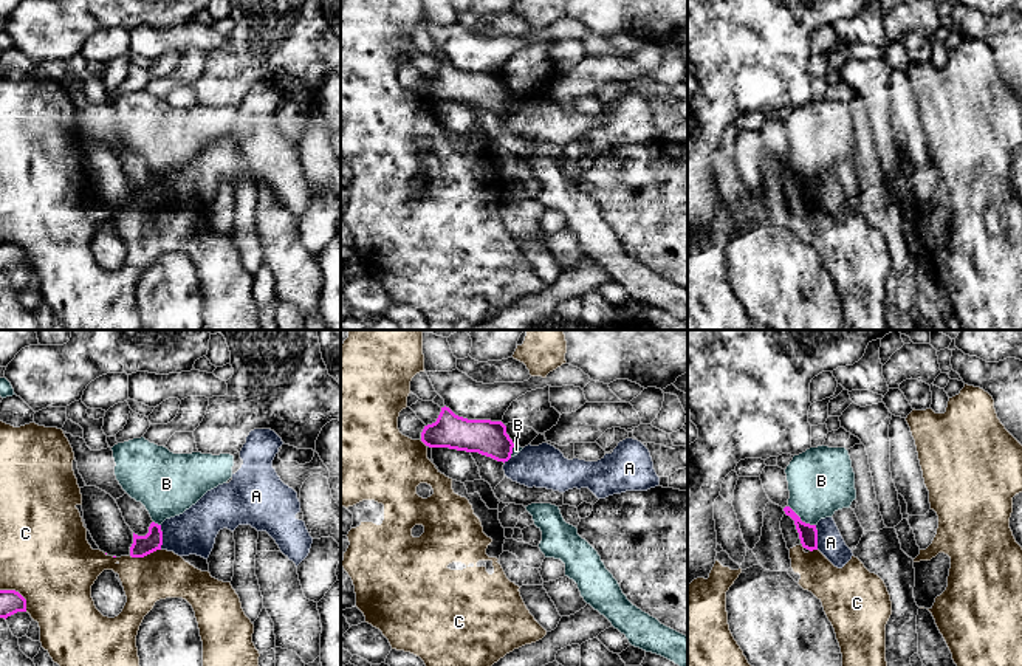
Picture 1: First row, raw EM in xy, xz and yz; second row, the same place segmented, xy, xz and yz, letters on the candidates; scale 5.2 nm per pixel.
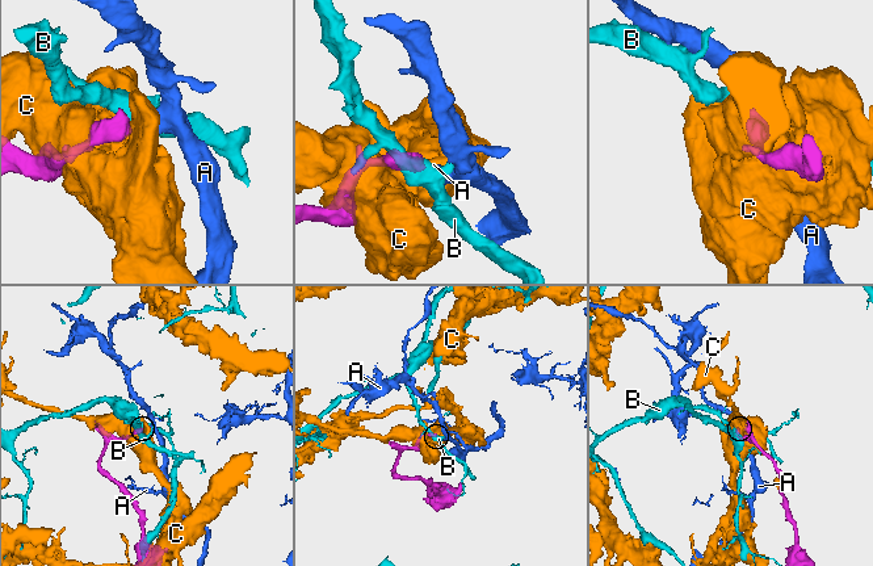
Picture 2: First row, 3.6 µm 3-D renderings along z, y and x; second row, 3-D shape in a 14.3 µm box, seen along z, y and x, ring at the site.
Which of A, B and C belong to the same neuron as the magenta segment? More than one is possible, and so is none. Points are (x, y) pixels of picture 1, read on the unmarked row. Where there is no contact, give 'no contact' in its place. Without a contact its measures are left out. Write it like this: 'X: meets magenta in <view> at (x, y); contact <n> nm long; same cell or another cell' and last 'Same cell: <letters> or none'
A: meets magenta in xy at (161, 191); contact 130 nm long; another cell
B: meets magenta in yz at (799, 172); contact 180 nm long; another cell
C: meets magenta in xy at (144, 208); contact 170 nm long; another cell
Same cell: none

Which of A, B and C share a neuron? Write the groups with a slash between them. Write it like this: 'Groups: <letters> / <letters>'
Groups: A / B / C

